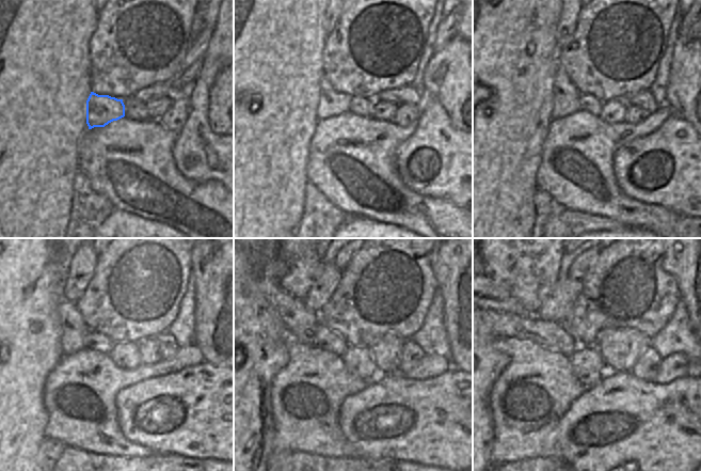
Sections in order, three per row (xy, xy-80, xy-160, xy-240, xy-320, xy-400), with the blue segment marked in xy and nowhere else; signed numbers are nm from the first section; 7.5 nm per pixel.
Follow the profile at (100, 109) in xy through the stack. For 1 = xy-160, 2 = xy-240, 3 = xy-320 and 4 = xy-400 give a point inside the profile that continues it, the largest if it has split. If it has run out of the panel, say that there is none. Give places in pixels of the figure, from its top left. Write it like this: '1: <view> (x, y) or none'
1: xy-160 (567, 97)
2: xy-240 (74, 329)
3: xy-320 (302, 323)
4: xy-400 (494, 298)

